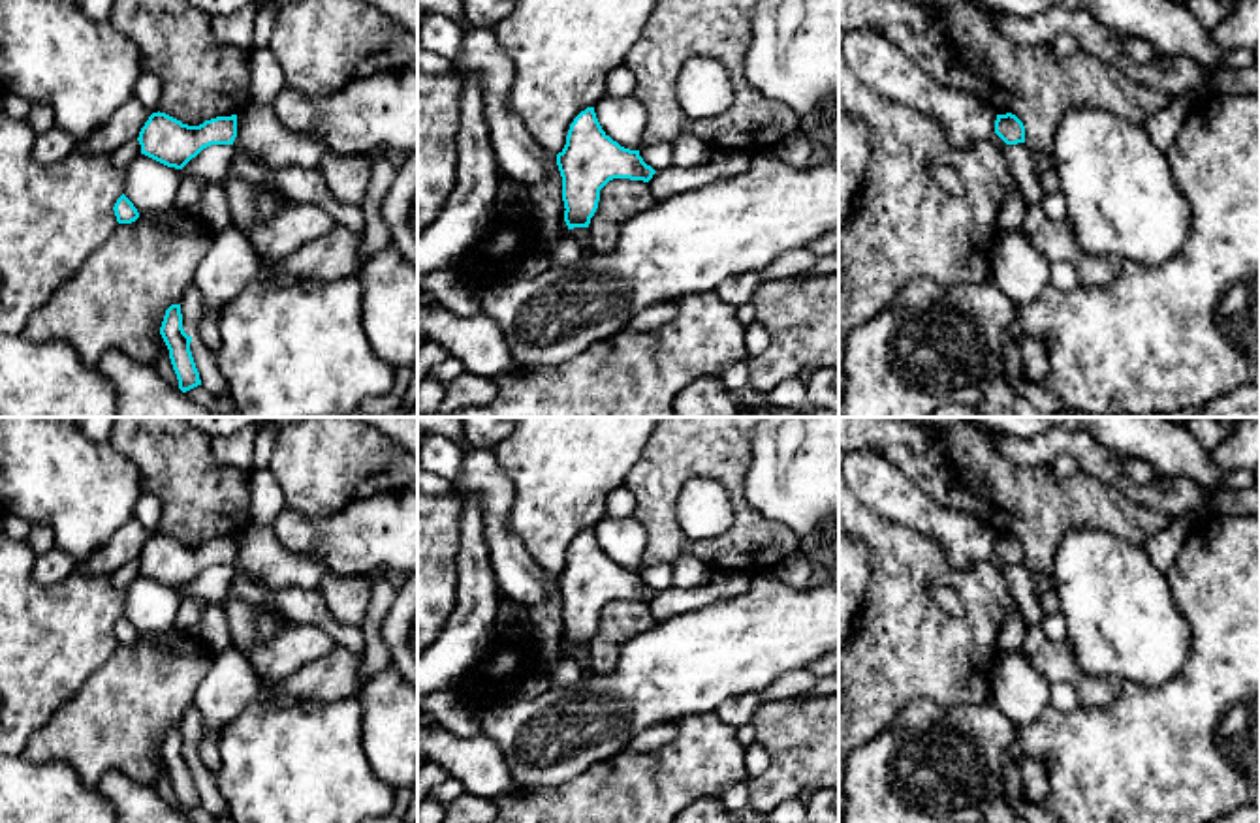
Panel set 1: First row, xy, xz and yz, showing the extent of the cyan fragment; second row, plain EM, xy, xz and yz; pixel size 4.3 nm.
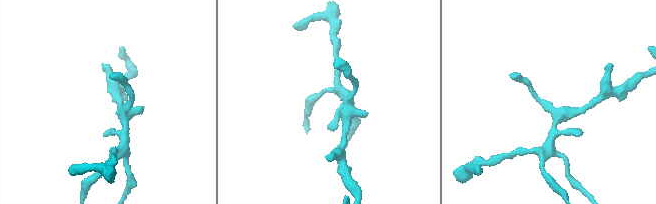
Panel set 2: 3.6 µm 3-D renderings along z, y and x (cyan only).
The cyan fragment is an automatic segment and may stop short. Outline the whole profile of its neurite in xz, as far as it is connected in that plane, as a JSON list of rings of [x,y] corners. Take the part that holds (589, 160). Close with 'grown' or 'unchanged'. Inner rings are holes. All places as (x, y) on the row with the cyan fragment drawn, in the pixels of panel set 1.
[[[594,107],[581,111],[570,124],[566,145],[557,154],[562,177],[564,222],[568,229],[589,227],[600,190],[613,179],[649,182],[656,173],[639,150],[613,141],[600,126]]] | unchanged

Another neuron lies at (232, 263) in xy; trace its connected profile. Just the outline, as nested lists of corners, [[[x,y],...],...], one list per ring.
[[[233,225],[214,233],[213,246],[201,259],[192,284],[201,295],[201,318],[194,338],[216,355],[220,349],[220,308],[237,297],[260,272],[263,259]]]

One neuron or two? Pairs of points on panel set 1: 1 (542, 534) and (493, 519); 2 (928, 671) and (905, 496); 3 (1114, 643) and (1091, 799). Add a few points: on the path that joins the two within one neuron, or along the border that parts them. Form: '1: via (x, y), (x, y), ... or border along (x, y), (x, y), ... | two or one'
1: border along (506, 478), (514, 489), (508, 528), (533, 559) | two
2: border along (869, 506), (894, 521), (931, 536), (944, 553) | two
3: border along (1166, 681), (1159, 684), (1121, 683) | two

